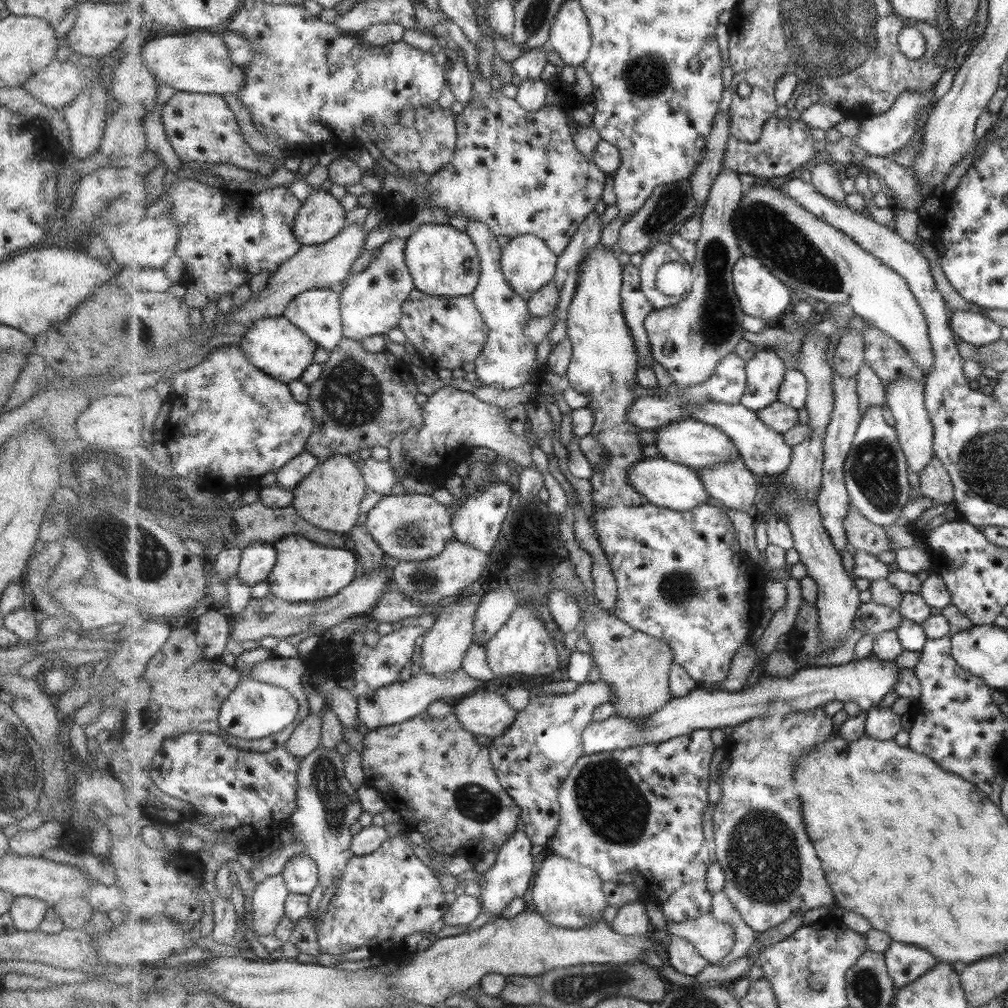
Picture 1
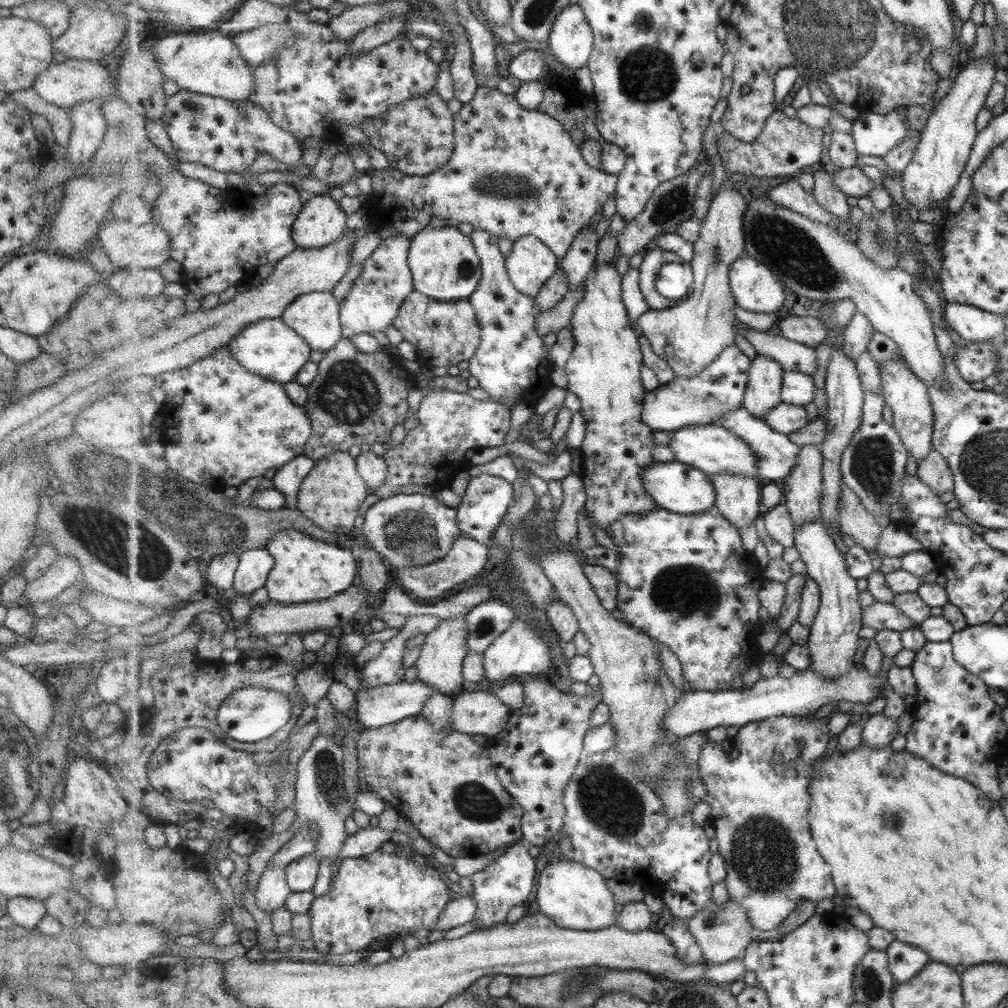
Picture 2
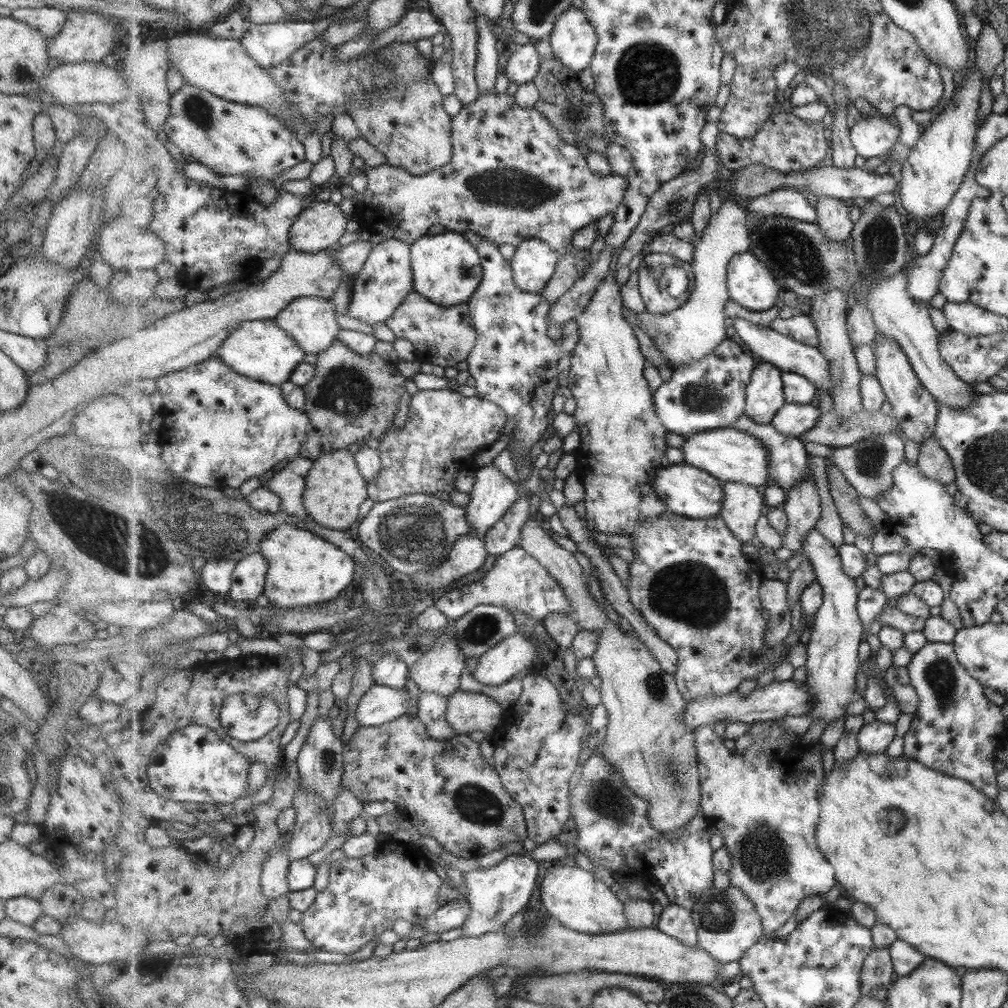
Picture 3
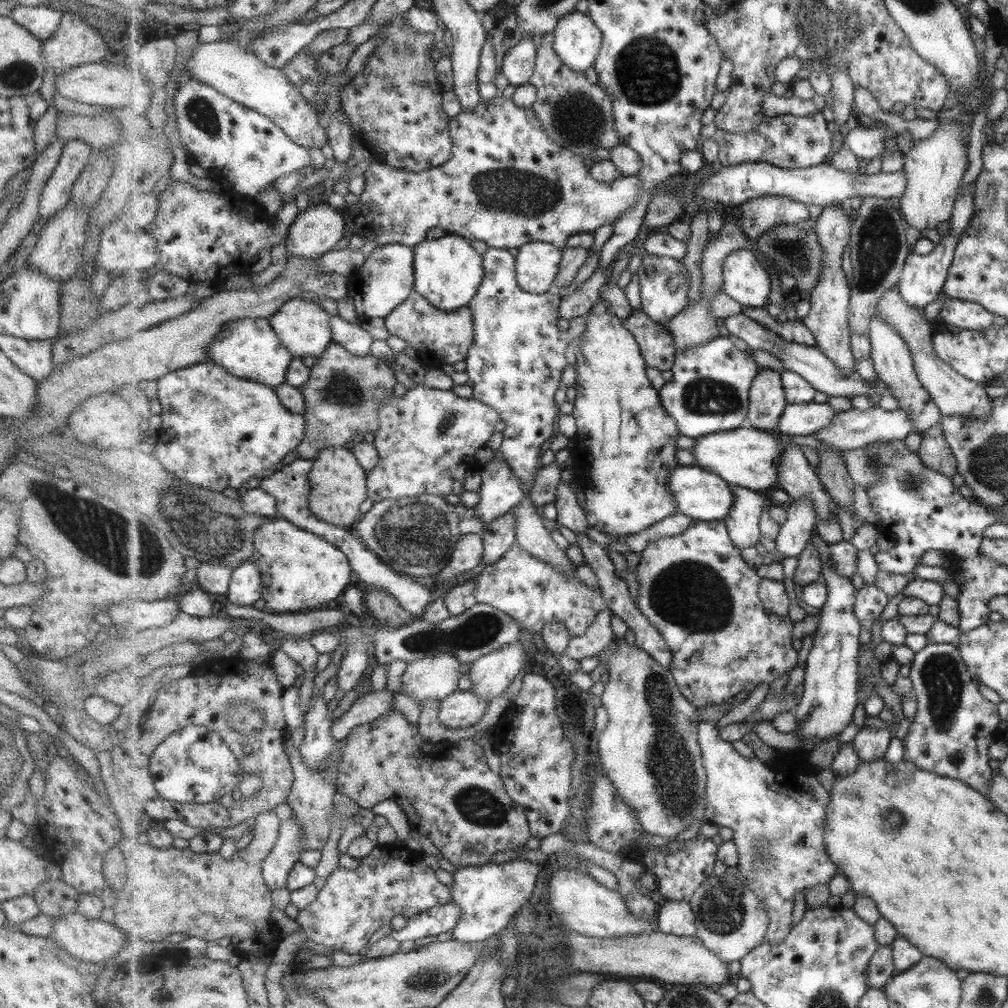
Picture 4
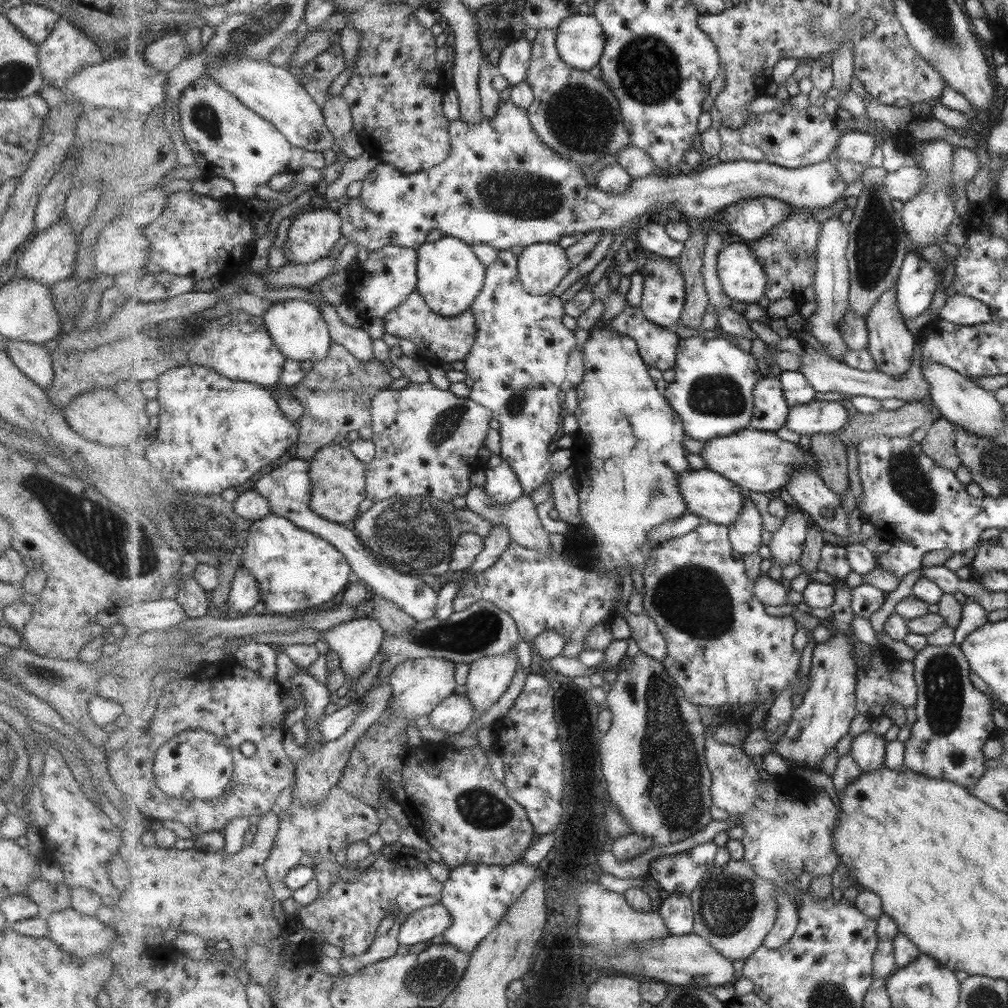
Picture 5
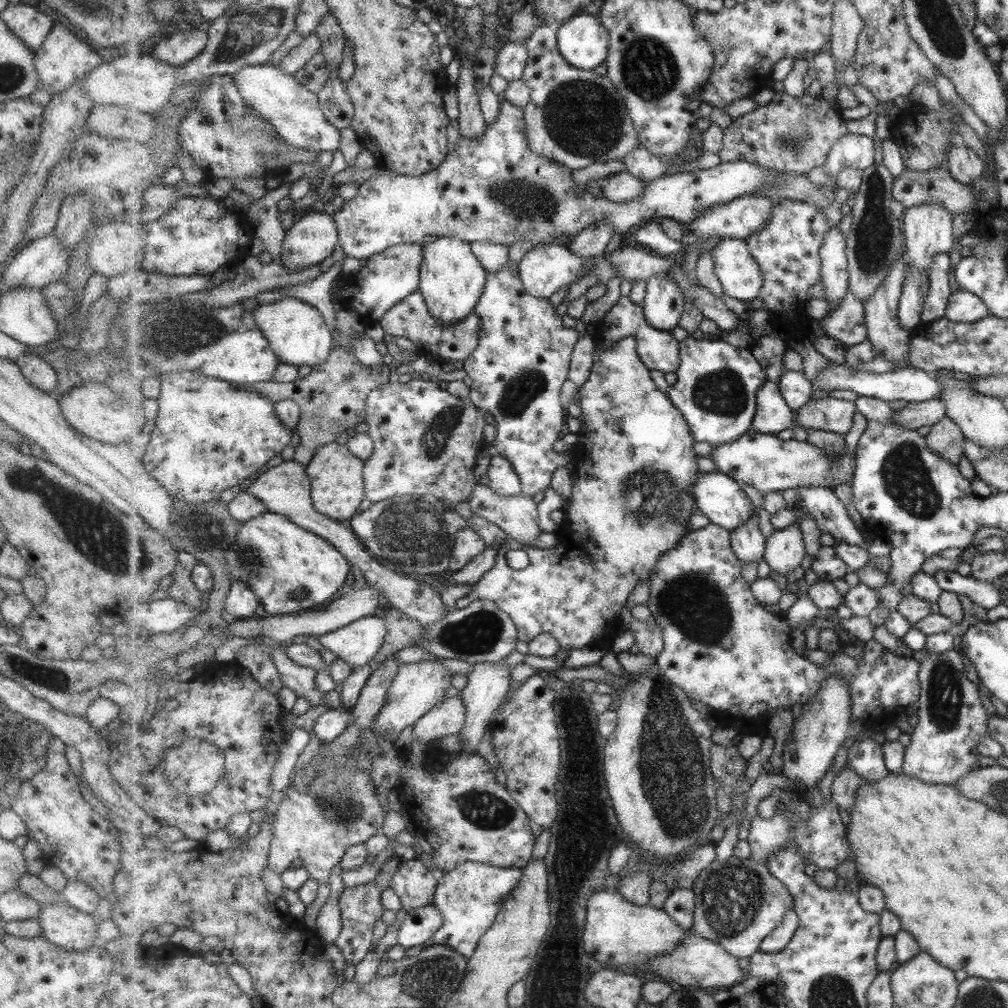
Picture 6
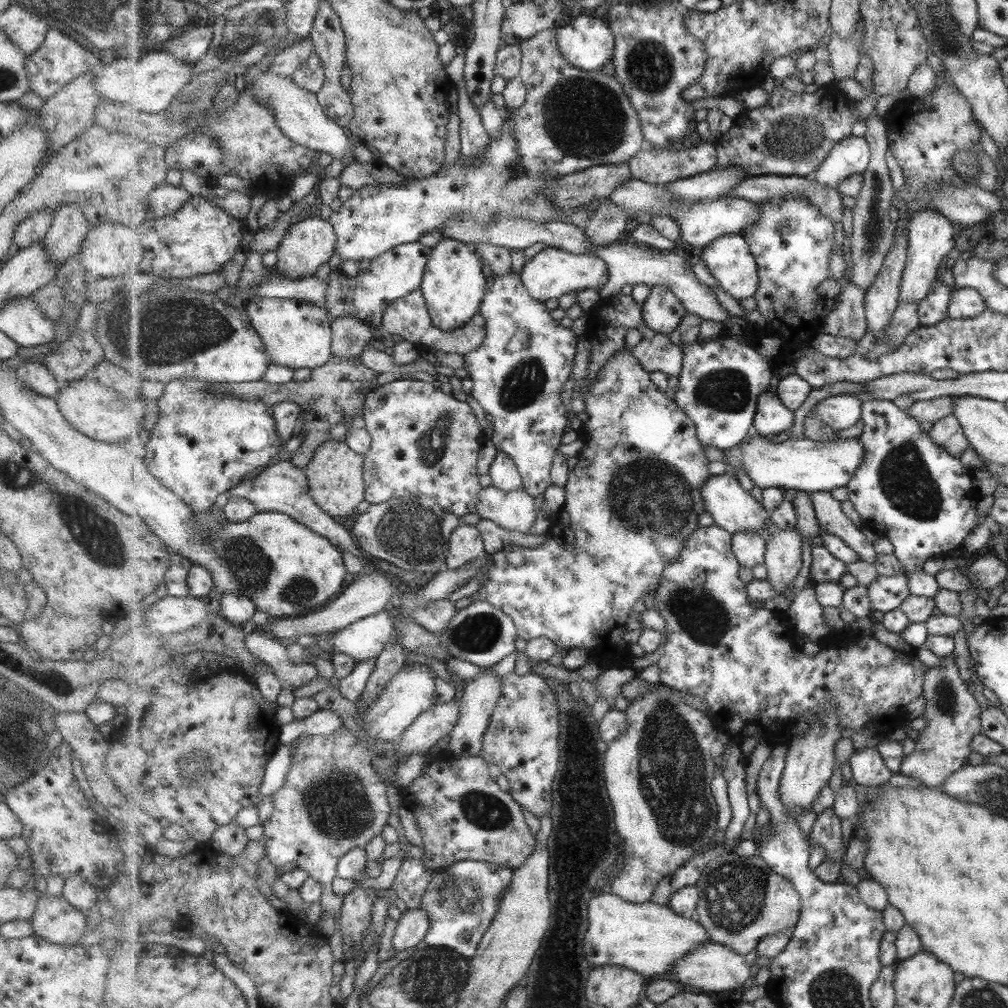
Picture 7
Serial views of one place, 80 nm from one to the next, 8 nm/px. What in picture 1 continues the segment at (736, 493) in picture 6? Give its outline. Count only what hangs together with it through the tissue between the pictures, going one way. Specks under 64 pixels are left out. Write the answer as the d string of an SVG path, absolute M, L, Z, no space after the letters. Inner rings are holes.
M647 457L638 463L633 463L629 472L628 477L635 490L645 496L647 502L660 507L677 510L677 512L689 512L693 507L700 507L711 498L697 469L676 461L663 457Z

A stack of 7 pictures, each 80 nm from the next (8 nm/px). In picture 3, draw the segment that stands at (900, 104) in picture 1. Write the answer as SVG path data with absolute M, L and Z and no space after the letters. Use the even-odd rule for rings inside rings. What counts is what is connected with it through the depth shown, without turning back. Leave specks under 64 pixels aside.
M868 116L851 127L850 135L861 161L883 157L900 140L900 125L889 120Z

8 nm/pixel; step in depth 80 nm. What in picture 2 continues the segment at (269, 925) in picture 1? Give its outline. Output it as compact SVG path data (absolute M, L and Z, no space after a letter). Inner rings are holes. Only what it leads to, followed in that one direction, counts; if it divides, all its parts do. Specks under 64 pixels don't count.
M269 865L257 884L256 905L271 918L278 908L286 906L291 893L286 869Z

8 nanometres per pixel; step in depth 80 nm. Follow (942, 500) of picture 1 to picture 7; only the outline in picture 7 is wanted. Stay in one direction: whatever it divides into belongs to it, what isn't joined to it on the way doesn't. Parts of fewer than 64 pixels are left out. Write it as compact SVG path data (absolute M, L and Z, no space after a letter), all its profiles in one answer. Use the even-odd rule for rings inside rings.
M951 413L936 420L928 435L932 437L933 444L943 448L949 456L960 456L969 446L959 421Z

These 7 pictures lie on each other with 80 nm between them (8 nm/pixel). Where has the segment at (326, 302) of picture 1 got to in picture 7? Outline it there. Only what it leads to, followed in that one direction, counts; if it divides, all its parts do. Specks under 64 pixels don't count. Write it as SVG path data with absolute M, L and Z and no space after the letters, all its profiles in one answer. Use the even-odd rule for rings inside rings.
M256 296L245 306L255 332L261 335L272 362L290 369L314 369L329 362L334 352L332 318L325 308L307 300L263 298Z

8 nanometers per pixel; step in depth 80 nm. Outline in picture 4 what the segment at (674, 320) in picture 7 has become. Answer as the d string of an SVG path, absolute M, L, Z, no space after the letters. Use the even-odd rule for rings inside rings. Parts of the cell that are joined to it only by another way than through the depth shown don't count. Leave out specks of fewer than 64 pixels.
M648 255L638 269L641 283L641 296L644 311L655 322L671 322L673 318L679 316L685 308L690 306L689 297L680 290L674 290L670 286L673 275L678 275L681 270L685 270L685 263L672 256Z

